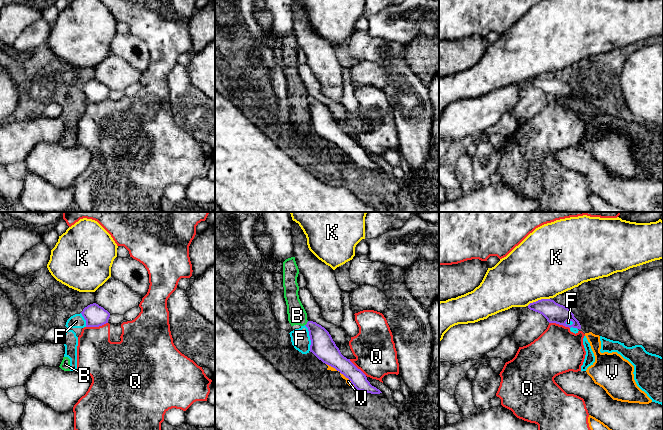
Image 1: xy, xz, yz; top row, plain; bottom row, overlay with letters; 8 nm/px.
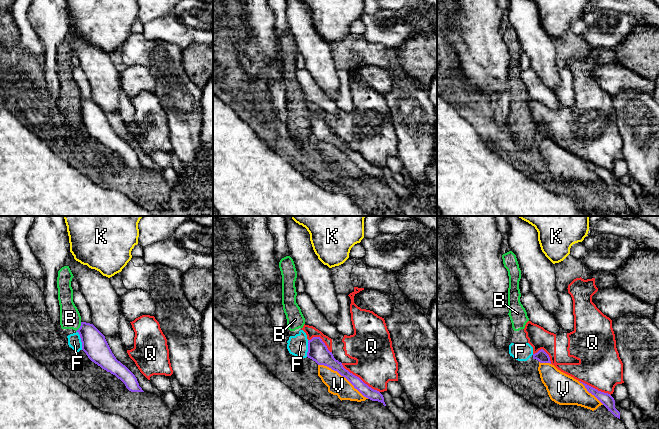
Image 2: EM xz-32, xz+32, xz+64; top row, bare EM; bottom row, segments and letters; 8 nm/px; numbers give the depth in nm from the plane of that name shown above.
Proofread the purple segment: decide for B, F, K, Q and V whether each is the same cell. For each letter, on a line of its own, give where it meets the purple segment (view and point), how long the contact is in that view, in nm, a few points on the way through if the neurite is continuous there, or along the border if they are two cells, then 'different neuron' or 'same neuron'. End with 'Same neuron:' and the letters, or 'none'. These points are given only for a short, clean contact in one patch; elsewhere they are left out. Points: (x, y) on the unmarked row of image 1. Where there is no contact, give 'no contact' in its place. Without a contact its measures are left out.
B: contact xz (307, 99); length 50 nm; border xz (308, 97), (305, 101); different neuron
F: contact xz (310, 114); length 220 nm; border xz (304, 101), (308, 107), (310, 126); different neuron
K: contact yz (538, 76); length 190 nm; border yz (549, 74), (541, 74), (527, 81); different neuron
Q: contact xy (96, 102); length 180 nm; different neuron
V: contact xz (342, 149); length 340 nm; different neuron
Same neuron: none

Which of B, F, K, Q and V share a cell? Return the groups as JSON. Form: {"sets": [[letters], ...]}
{"sets": [["B", "F"], ["K"], ["Q"], ["V"]]}

